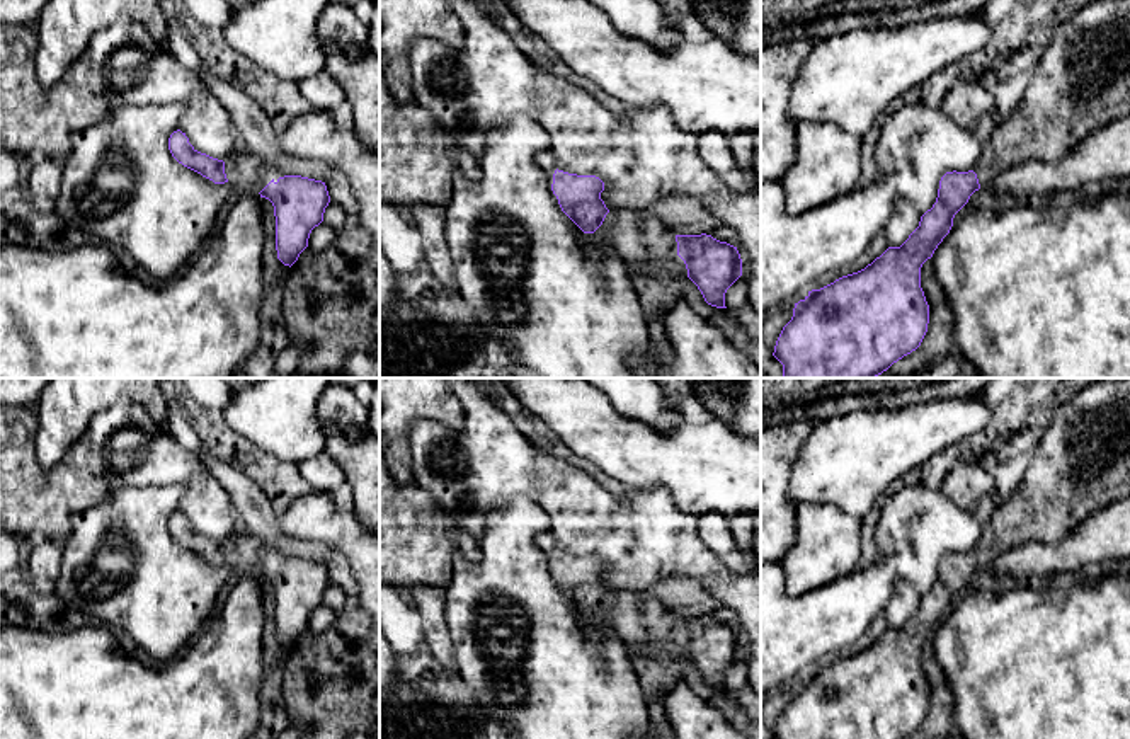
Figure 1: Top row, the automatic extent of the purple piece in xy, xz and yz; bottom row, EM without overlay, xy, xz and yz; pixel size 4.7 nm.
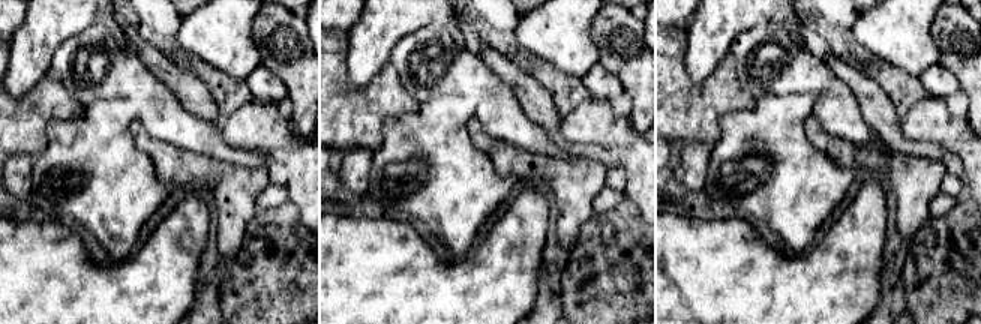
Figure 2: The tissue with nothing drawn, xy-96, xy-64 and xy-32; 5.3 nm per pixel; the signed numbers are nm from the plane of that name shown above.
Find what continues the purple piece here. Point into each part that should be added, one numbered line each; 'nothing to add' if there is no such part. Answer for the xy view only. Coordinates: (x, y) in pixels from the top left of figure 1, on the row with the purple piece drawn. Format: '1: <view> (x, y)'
nothing to add

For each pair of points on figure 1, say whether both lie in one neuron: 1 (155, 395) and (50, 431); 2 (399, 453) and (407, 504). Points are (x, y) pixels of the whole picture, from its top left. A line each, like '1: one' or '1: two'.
1: one
2: two

